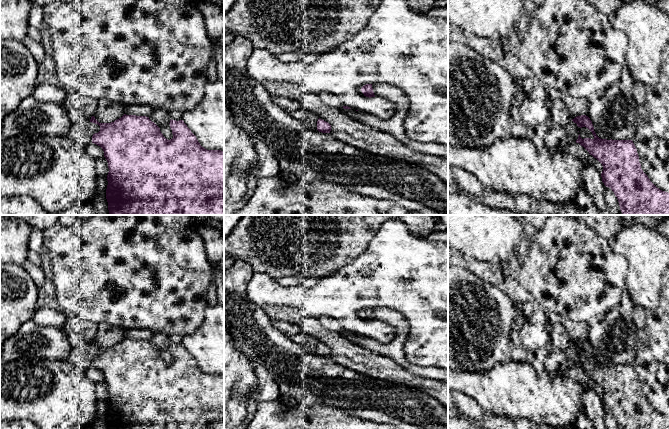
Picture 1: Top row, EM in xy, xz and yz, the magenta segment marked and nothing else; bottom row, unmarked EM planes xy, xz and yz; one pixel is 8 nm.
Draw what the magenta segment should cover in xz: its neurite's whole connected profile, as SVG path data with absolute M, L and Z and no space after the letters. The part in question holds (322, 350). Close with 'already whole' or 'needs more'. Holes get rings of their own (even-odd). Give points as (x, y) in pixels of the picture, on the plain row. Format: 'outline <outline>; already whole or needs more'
outline M319 342L317 345L317 354L322 357L330 357L331 349Z; already whole

